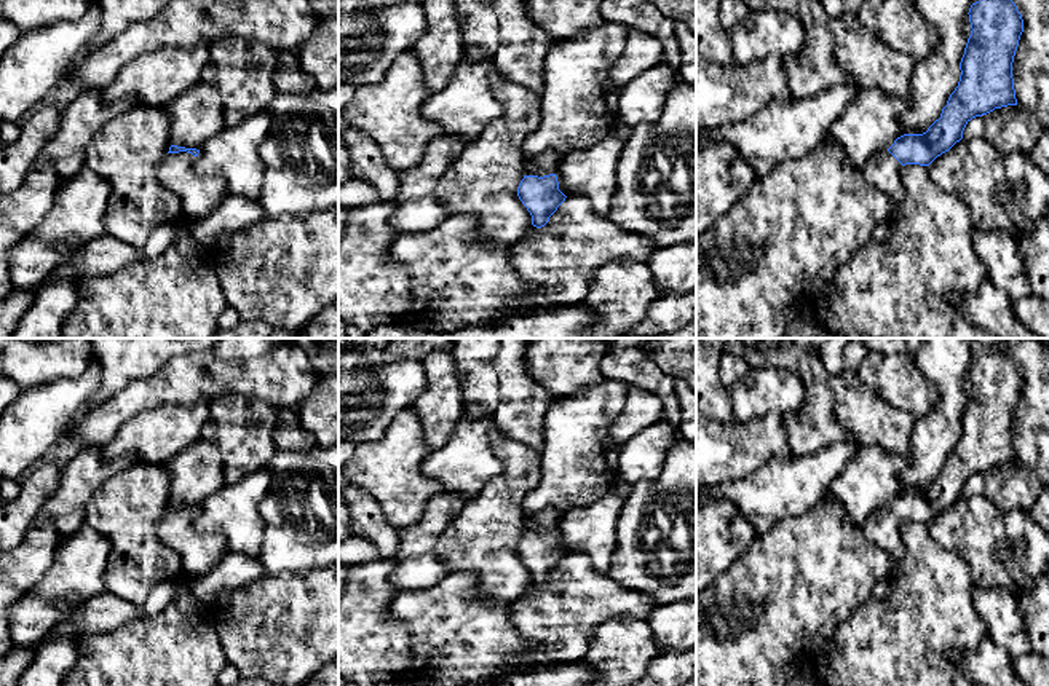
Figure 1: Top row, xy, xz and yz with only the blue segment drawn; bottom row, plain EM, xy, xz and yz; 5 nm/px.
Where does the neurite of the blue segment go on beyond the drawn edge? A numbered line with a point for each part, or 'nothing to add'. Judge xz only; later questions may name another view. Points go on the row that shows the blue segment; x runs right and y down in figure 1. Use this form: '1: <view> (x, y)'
1: xz (546, 163)

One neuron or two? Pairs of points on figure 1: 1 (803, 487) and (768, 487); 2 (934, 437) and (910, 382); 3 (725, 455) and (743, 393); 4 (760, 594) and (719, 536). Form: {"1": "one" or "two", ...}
{"1": "one", "2": "two", "3": "two", "4": "two"}

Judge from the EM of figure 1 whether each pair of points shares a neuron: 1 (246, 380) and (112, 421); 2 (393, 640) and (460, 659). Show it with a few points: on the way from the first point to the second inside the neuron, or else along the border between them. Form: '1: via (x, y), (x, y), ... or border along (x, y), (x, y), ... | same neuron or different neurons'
1: via (213, 382), (179, 382), (146, 394) | same neuron
2: border along (390, 613), (401, 619), (411, 634), (407, 669) | different neurons

